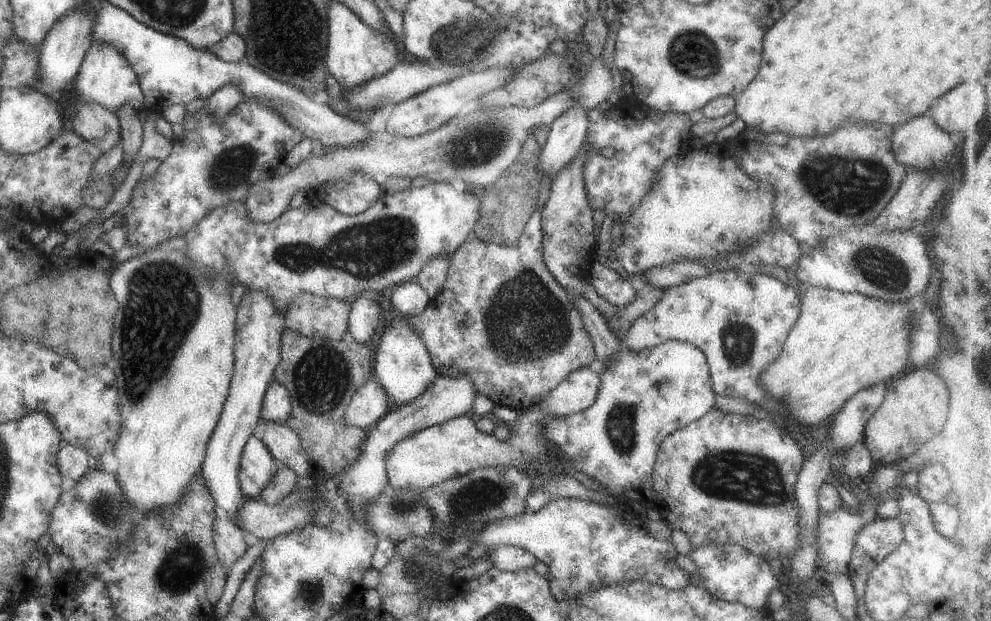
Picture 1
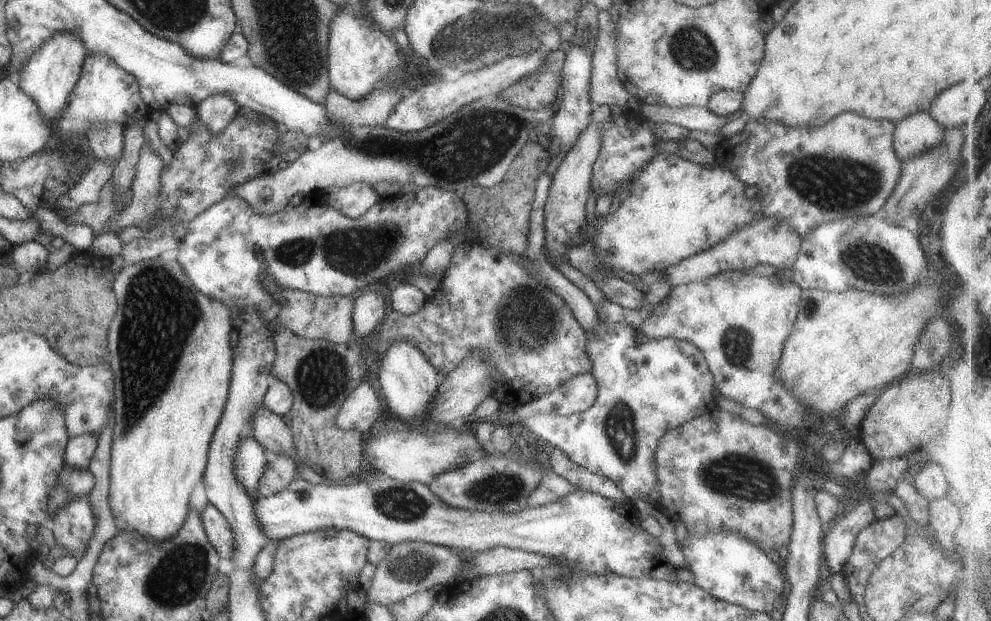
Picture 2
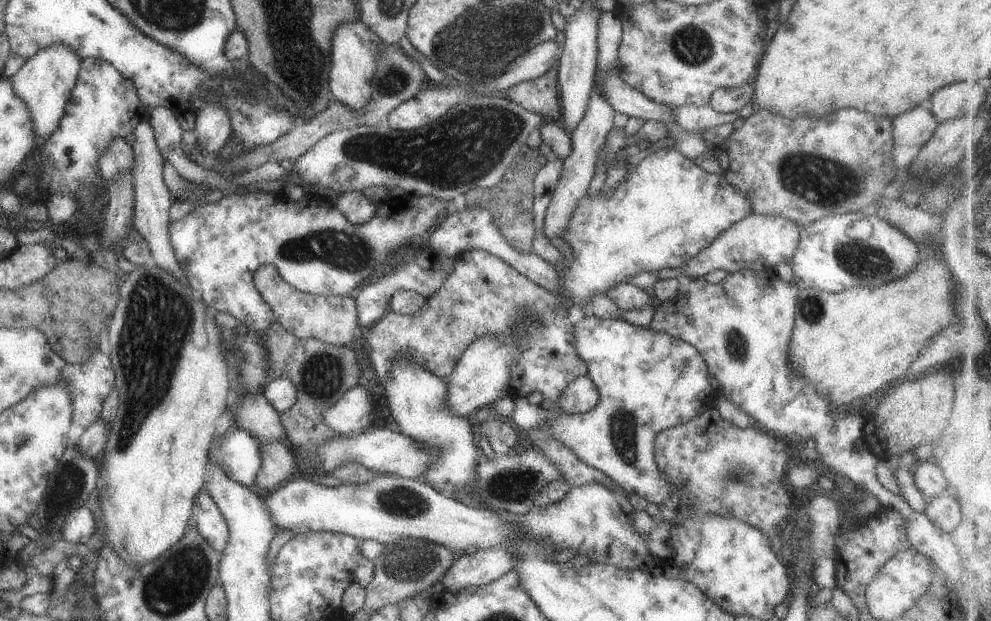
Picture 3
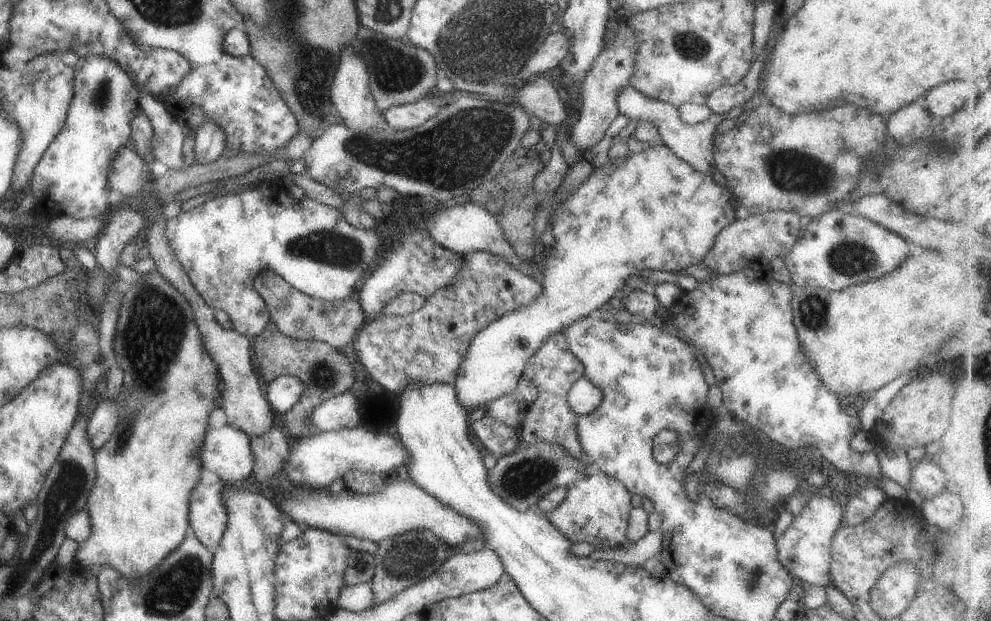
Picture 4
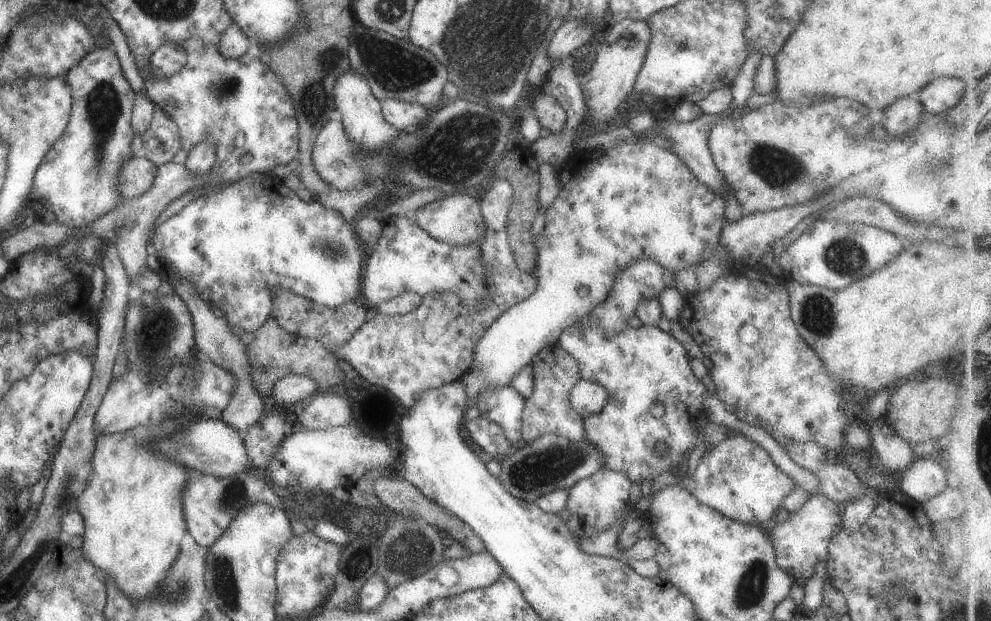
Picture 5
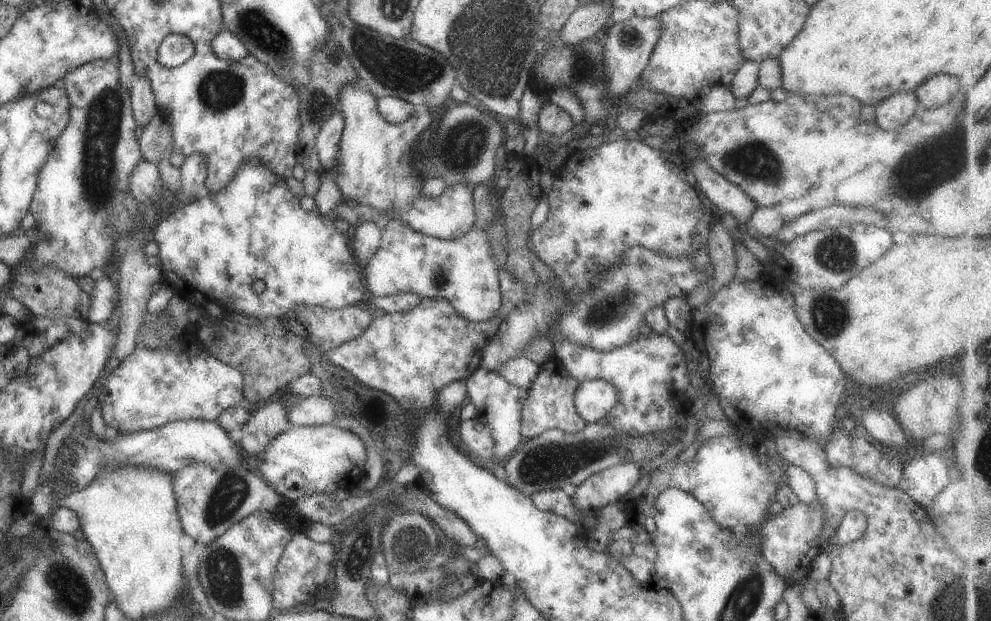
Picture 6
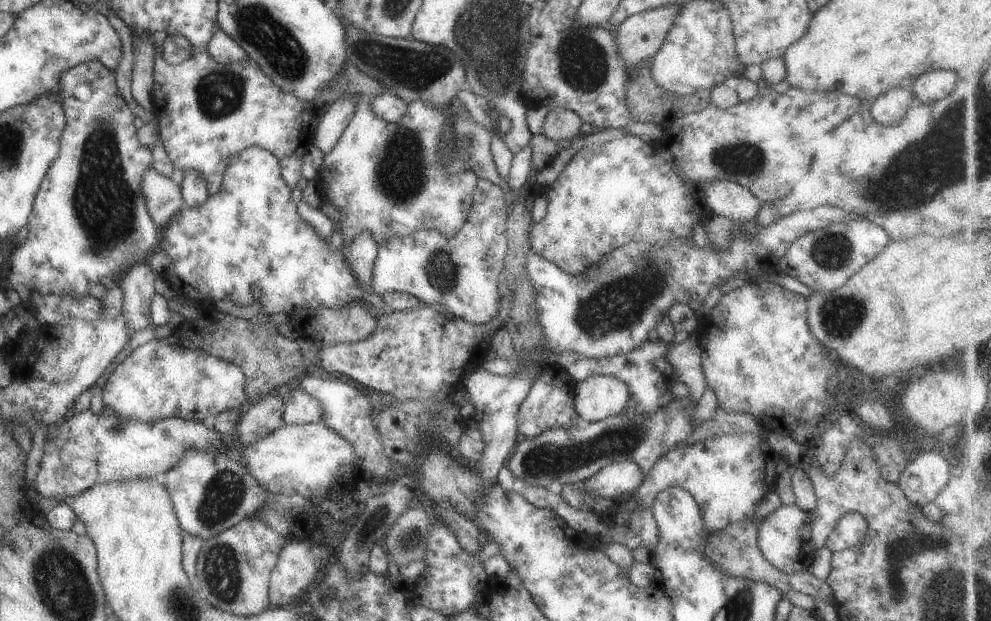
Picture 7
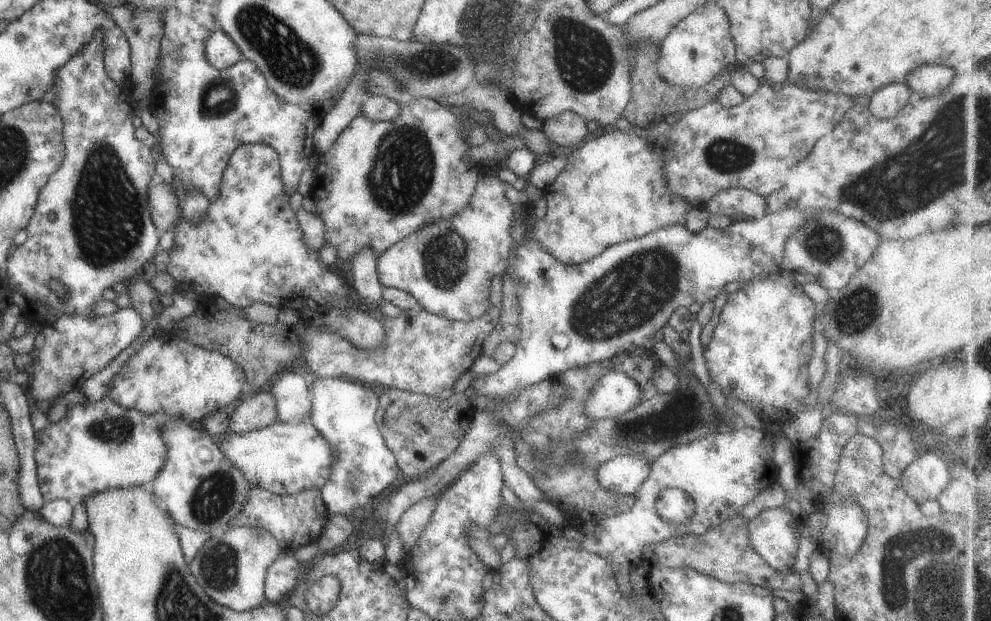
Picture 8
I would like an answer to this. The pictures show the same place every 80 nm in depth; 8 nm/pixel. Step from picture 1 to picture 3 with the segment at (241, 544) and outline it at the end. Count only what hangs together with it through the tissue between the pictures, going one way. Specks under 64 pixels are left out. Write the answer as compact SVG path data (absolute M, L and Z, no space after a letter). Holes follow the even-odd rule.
M204 484L200 491L199 496L195 498L197 512L193 516L194 521L191 522L203 540L206 540L207 544L219 554L227 542L228 528L223 515L204 490Z

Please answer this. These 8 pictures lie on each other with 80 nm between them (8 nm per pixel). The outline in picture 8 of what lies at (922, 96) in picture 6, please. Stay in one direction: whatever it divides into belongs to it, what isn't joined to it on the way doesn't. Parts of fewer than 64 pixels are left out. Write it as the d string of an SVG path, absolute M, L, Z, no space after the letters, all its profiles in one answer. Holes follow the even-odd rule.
M917 64L907 76L904 83L910 93L920 96L939 94L953 78L954 68L941 64Z

